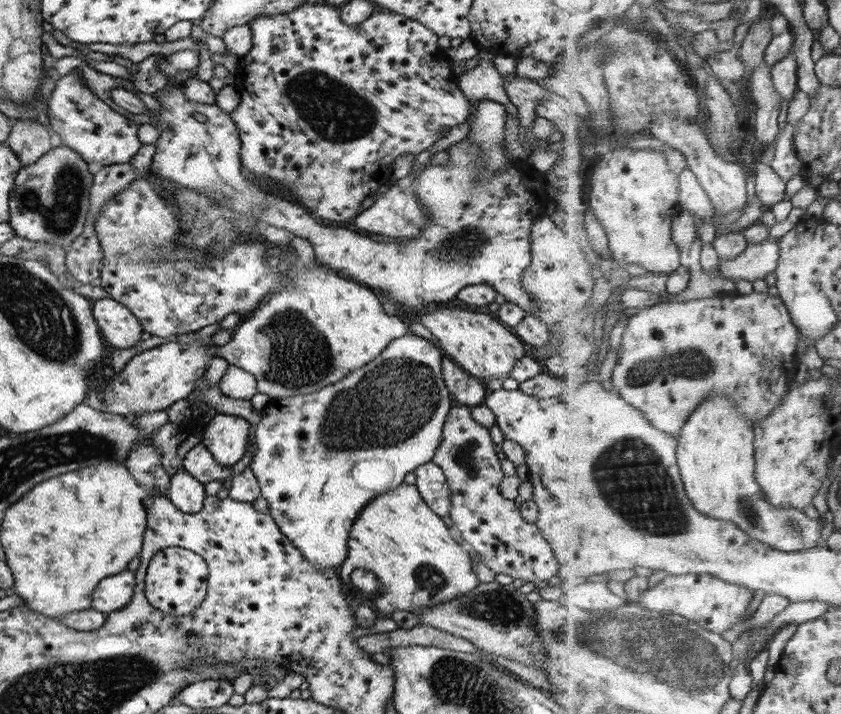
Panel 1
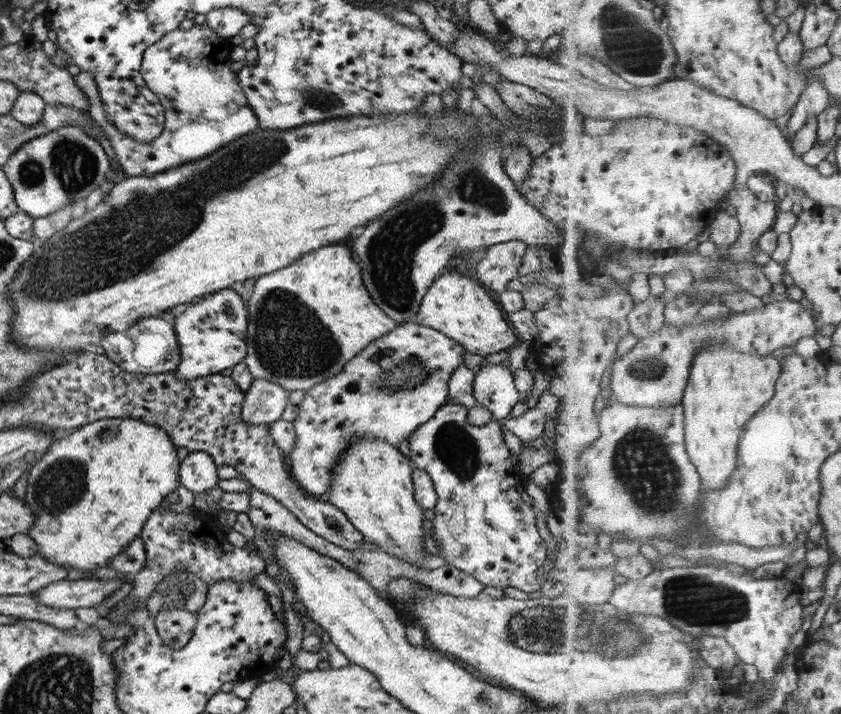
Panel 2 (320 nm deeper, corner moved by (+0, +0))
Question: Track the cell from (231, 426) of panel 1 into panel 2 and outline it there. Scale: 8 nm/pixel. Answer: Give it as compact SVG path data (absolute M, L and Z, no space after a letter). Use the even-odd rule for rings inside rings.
M252 380L244 393L240 419L252 425L269 425L281 416L289 392L274 382Z

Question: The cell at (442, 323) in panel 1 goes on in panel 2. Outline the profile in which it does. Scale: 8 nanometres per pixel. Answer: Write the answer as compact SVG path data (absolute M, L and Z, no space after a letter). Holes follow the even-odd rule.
M451 268L441 272L429 285L419 303L417 316L415 316L415 322L413 323L434 328L437 332L441 332L443 336L455 340L455 344L459 344L474 360L492 353L507 352L518 342L519 338L514 334L509 322L503 319L503 314L497 308L497 304L491 300L483 286L479 286L479 282L469 279L467 276L462 276L458 272L449 272L449 270Z

